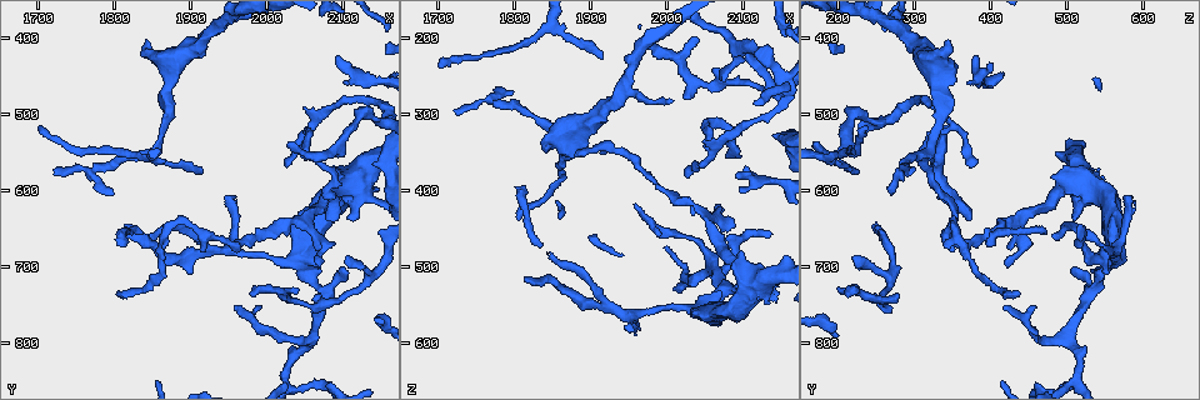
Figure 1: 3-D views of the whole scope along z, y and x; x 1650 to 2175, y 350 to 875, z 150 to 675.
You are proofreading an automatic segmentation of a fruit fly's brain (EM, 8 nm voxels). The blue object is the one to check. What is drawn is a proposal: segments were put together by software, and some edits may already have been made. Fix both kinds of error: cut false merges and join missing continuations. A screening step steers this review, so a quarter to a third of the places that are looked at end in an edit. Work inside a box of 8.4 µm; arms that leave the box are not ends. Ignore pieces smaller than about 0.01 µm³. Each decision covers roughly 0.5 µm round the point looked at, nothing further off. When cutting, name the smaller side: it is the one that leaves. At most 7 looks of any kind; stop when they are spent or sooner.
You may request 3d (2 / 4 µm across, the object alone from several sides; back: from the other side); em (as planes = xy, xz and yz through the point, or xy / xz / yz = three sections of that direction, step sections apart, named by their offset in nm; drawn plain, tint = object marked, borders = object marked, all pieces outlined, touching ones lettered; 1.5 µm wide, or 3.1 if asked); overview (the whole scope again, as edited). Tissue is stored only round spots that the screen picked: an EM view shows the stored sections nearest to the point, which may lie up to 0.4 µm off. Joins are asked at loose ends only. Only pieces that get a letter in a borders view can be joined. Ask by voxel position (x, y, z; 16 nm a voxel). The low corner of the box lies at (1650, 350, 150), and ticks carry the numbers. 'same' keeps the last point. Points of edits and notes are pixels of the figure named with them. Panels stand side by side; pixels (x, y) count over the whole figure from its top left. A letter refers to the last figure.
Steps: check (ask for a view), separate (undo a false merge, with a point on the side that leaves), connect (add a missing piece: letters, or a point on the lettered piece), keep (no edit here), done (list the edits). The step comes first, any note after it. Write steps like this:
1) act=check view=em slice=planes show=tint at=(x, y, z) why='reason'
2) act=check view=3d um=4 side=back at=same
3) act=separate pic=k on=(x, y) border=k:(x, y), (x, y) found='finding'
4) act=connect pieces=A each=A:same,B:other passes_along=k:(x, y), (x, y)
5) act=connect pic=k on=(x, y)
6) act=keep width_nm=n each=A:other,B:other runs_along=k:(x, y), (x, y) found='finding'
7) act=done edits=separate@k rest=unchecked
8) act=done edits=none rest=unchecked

act=check view=em slice=xy step=4 show=plain at=(1840, 400, 345) why='free end'

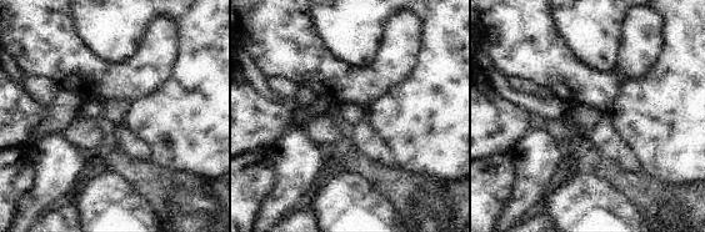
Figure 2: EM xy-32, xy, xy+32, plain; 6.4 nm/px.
act=check view=em slice=xy step=4 show=borders at=same

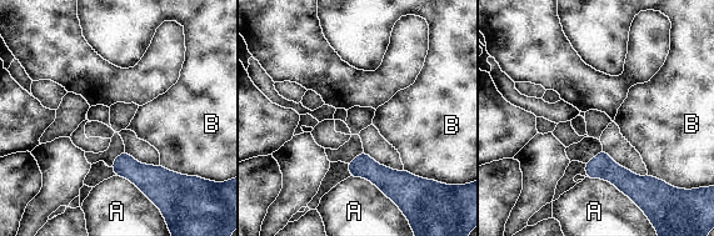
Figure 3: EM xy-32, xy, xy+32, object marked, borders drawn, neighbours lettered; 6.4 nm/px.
act=keep longest_contact=A:300nm each=A:other,B:other border=3:(160, 164), (175, 172) found='none of them fits'

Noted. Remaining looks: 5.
act=check view=em slice=xy step=8 show=tint at=(1990, 685, 555) why='thin neck'

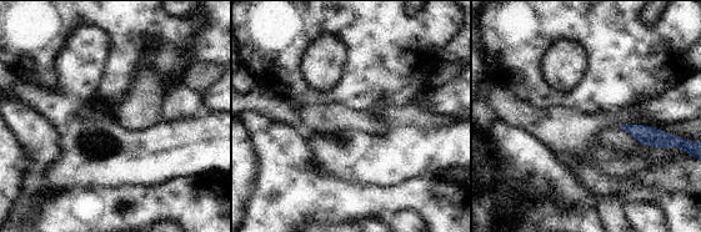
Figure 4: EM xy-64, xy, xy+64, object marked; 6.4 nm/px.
act=check view=em slice=planes show=borders at=same

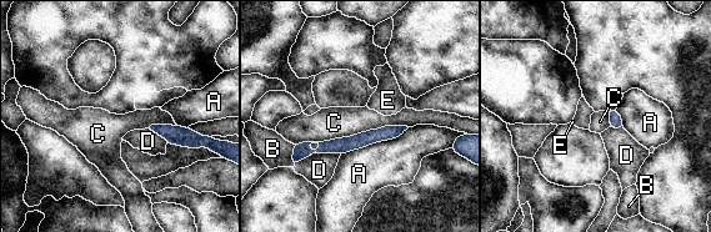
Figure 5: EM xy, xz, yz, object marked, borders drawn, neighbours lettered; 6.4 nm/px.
act=keep each=A:other,B:other,C:other,D:other,E:other runs_along=5:(401, 129), (309, 147), (295, 159) found='continuous, no second cell'

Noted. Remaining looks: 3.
act=check view=em slice=planes show=borders at=(1840, 655, 485) why='tapers out'

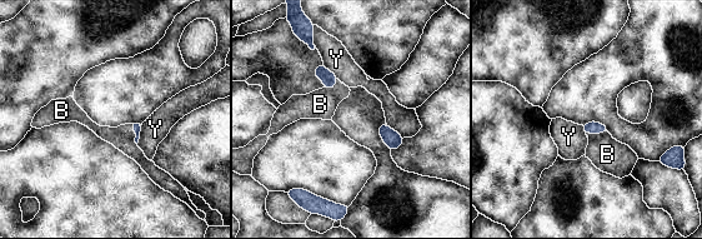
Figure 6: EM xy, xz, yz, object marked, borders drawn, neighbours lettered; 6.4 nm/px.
act=keep each=B:other,Y:other found='no lettered piece goes on from it'

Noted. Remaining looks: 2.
act=done edits=none rest=unchecked

